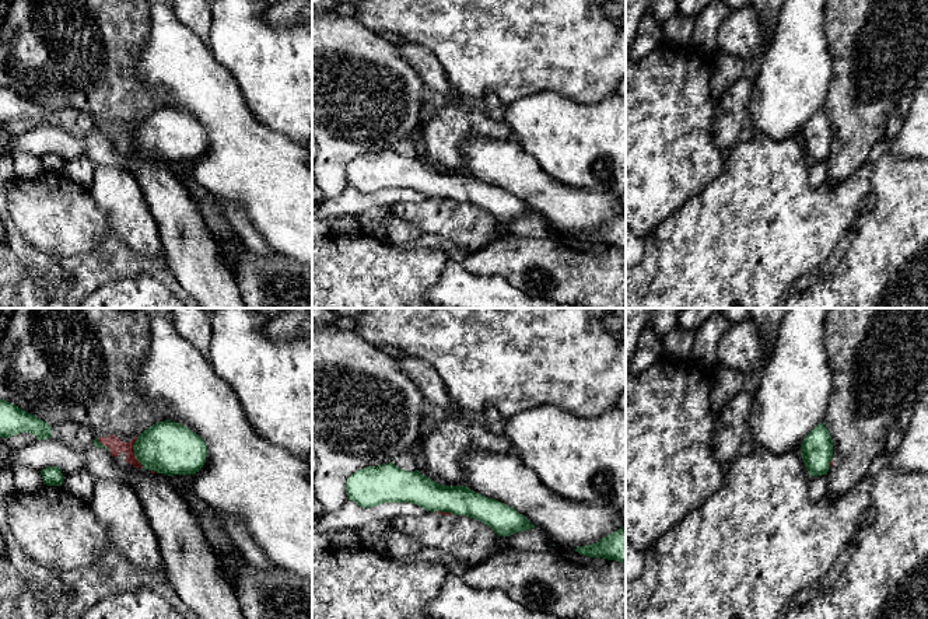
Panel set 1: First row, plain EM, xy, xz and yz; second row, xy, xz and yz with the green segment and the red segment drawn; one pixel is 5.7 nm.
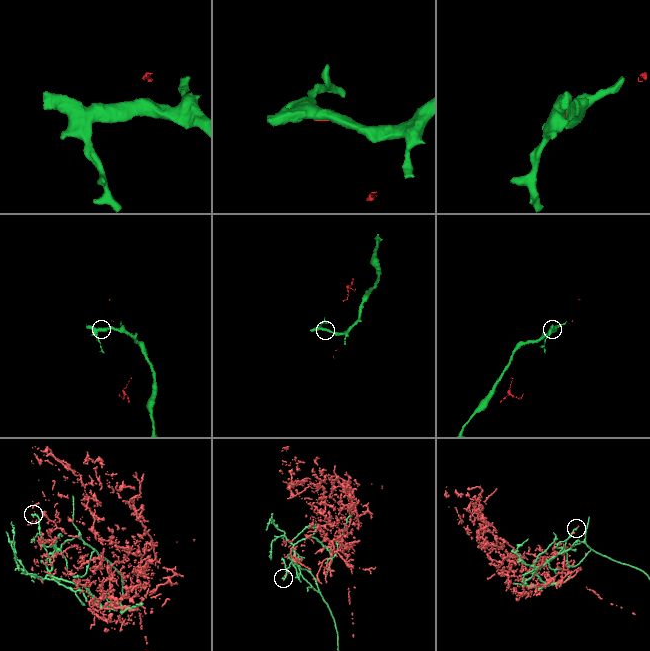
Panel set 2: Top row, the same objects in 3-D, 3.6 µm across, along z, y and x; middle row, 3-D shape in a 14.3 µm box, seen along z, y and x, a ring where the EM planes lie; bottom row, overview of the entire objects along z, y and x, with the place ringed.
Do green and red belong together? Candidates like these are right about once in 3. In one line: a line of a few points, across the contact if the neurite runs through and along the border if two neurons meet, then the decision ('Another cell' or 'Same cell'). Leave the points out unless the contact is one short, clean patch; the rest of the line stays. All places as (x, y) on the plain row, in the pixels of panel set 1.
Line: xy (136, 123), (133, 140), (143, 153). Another cell

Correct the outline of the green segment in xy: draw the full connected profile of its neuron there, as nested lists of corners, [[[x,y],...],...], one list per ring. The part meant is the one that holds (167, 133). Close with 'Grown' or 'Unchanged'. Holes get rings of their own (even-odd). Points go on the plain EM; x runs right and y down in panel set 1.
[[[171,106],[144,116],[133,136],[144,155],[168,162],[195,161],[203,154],[207,141],[207,132],[199,120]]]. Unchanged

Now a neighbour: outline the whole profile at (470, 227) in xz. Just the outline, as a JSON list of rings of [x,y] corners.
[[[442,197],[399,203],[396,217],[417,225],[424,234],[441,235],[469,253],[495,241],[498,221],[481,207]]]

